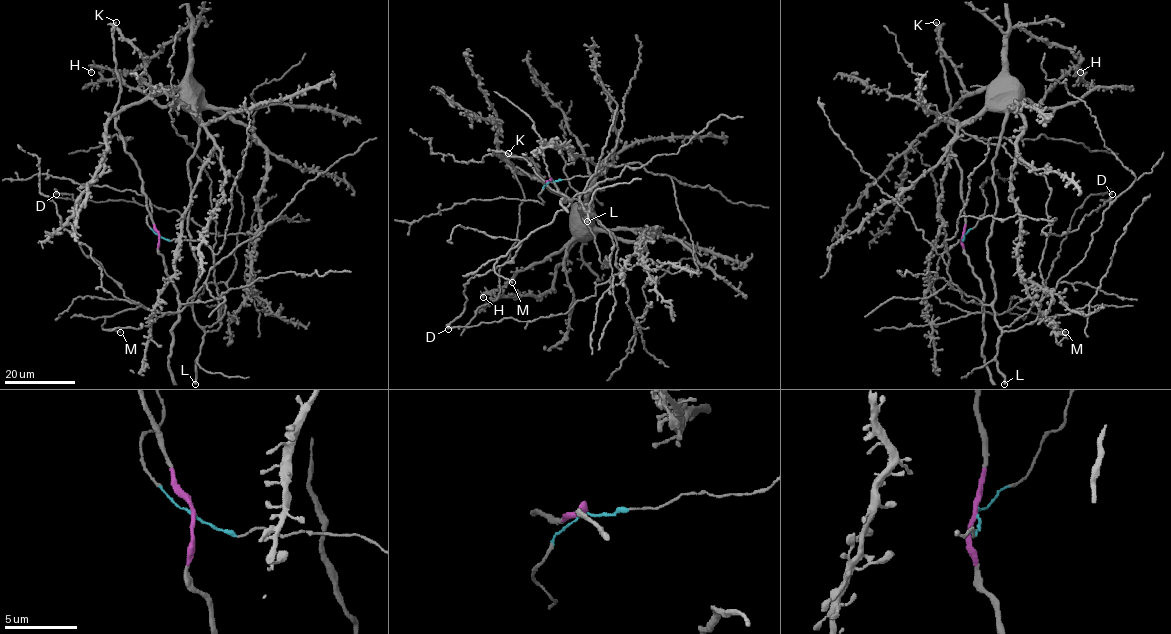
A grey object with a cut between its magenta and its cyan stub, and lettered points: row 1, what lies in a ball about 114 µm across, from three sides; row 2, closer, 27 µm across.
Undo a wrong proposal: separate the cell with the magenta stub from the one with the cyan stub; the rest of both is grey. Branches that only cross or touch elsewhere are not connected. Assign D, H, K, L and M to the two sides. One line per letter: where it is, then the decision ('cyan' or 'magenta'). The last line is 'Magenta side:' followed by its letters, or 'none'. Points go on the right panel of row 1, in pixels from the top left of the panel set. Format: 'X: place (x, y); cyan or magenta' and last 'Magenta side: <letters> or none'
D: place (1112, 194); cyan
H: place (1080, 72); cyan
K: place (936, 22); magenta
L: place (1004, 384); cyan
M: place (1065, 332); cyan
Magenta side: K

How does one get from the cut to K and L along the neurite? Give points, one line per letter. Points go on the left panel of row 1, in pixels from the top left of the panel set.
K: (159, 235), (147, 209), (140, 170), (125, 150), (115, 126), (115, 105), (120, 90), (113, 38), (115, 22)
L: (159, 235), (170, 240), (202, 241), (213, 254), (213, 265), (204, 284), (187, 303), (204, 333), (195, 384)

